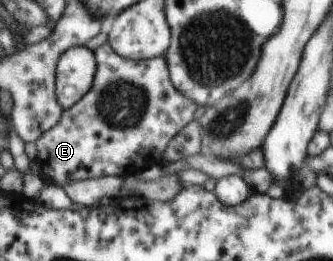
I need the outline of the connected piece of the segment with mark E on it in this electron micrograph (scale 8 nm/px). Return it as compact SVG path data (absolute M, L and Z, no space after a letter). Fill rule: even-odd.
M108 43L97 48L94 55L97 71L91 89L73 107L64 109L59 123L34 143L38 149L36 162L40 165L41 174L46 181L58 186L78 179L89 180L103 176L123 178L134 175L133 171L159 165L171 139L193 121L197 111L197 105L173 87L165 57L133 61L121 57Z

